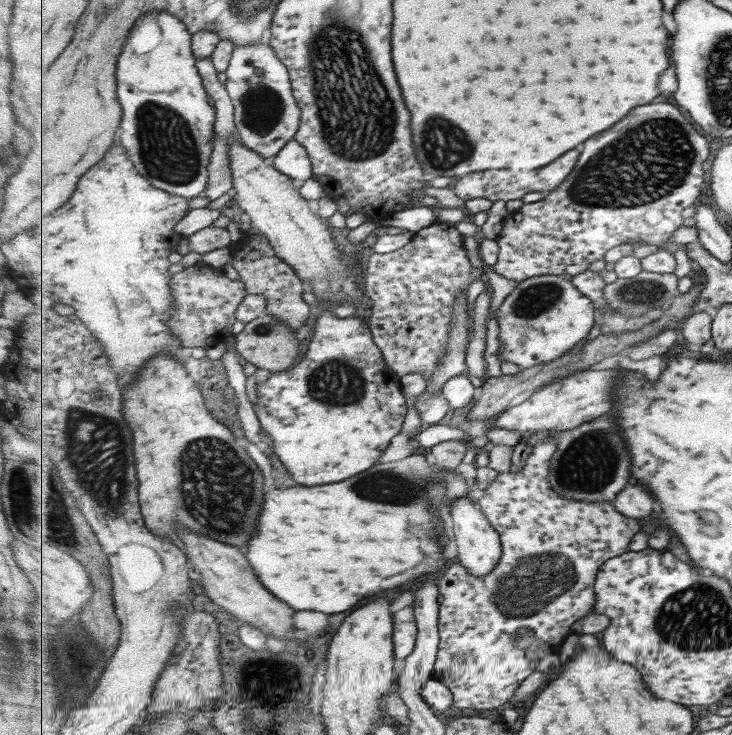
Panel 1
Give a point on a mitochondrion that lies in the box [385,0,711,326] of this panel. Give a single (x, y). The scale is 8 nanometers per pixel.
(640, 153)

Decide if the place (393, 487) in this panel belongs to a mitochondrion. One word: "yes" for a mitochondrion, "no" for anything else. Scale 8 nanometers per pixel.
yes

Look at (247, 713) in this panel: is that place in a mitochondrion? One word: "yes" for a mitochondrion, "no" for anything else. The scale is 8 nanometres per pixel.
no

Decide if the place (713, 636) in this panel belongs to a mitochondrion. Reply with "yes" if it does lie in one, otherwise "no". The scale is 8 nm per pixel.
yes

